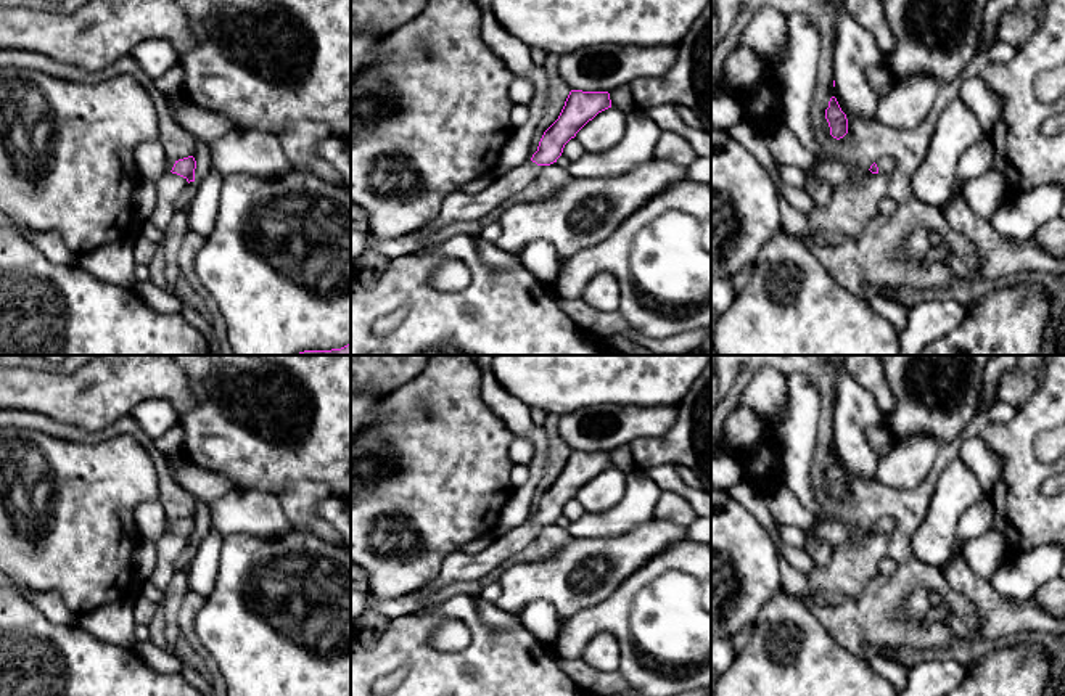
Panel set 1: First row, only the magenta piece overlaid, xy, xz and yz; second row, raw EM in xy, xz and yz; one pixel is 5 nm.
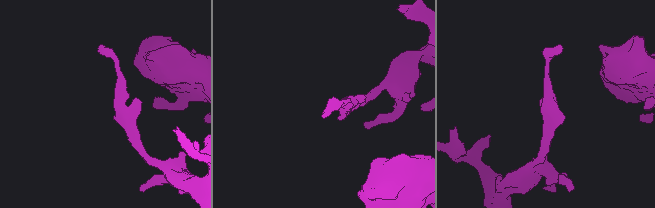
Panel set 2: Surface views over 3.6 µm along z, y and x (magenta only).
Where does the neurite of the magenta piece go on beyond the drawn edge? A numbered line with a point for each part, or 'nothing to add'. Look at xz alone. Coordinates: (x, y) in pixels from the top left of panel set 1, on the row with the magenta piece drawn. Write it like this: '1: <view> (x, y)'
1: xz (459, 206)

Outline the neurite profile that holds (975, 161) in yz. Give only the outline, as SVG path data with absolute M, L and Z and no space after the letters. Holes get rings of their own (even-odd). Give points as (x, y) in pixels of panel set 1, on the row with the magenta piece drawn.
M989 137L968 148L957 164L956 185L951 198L962 196L964 183L967 180L989 172L993 169L994 156L996 149Z

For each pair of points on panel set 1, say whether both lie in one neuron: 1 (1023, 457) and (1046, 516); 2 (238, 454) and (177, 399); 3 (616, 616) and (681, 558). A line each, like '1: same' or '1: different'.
1: same
2: different
3: same

